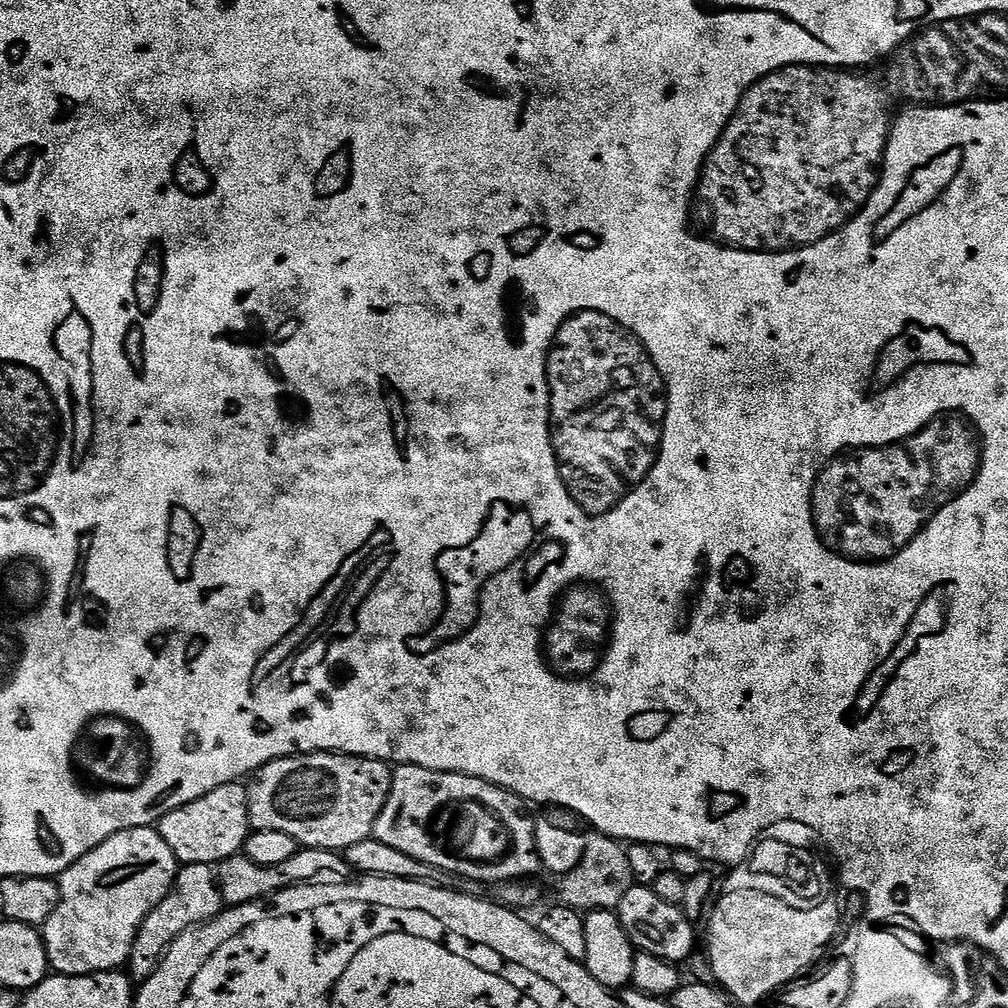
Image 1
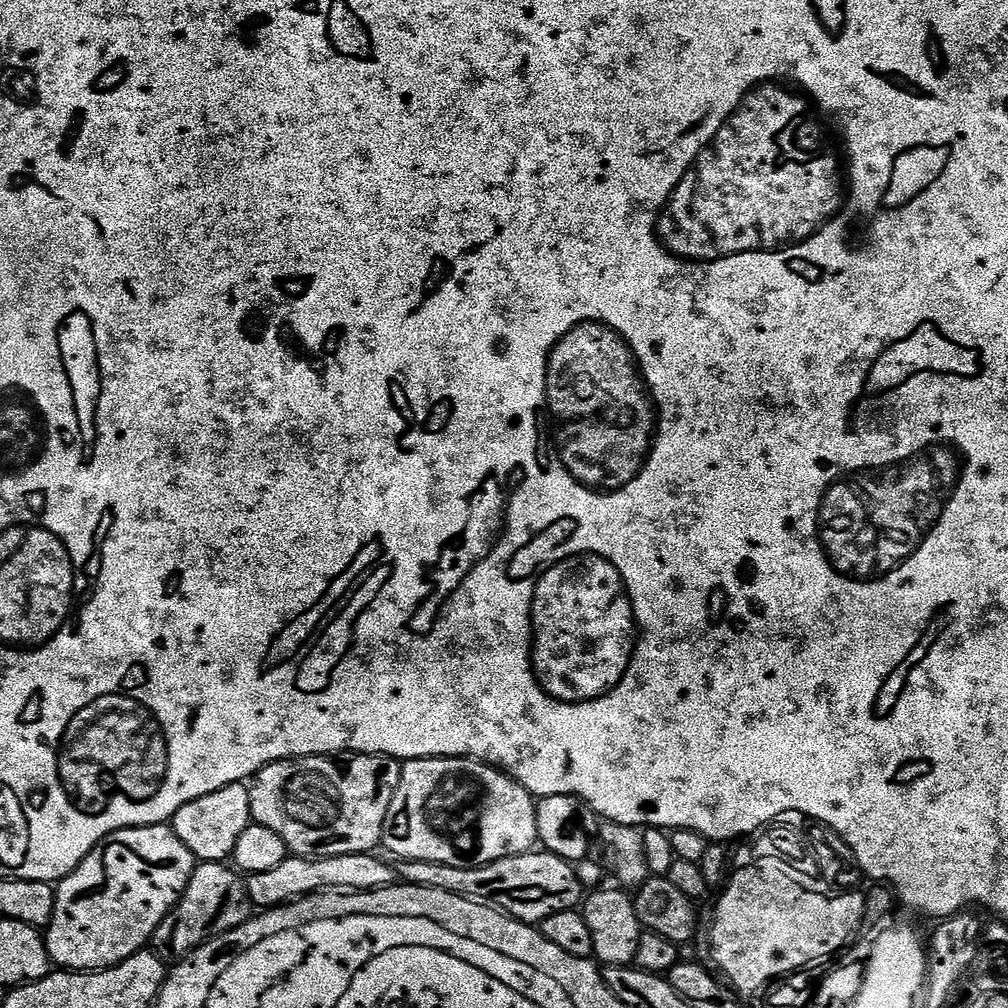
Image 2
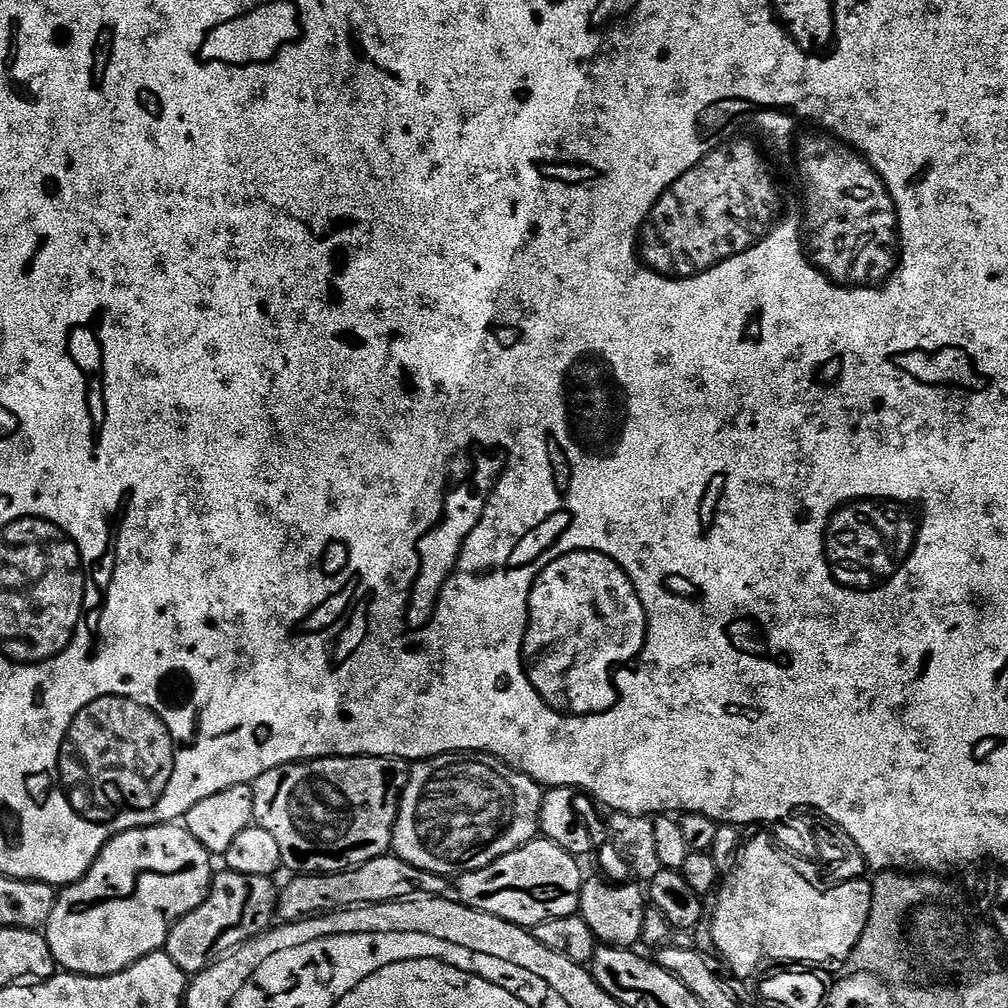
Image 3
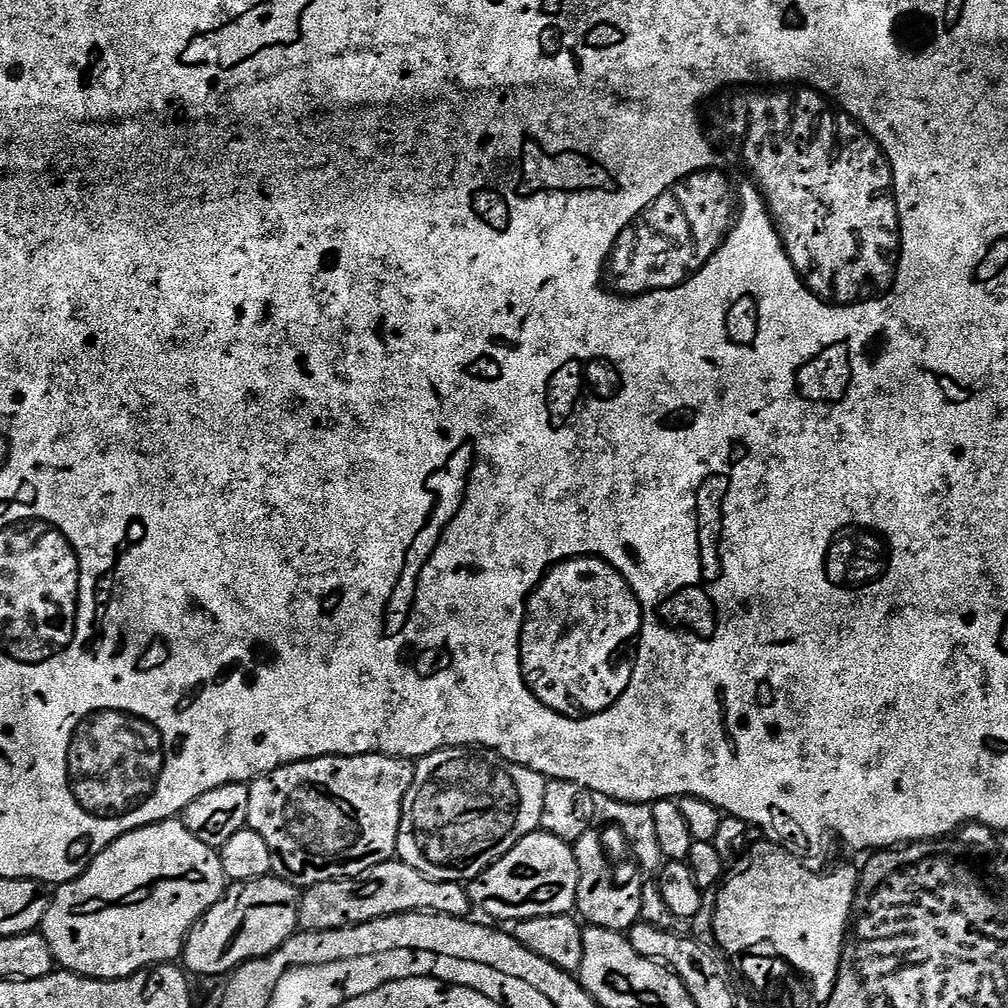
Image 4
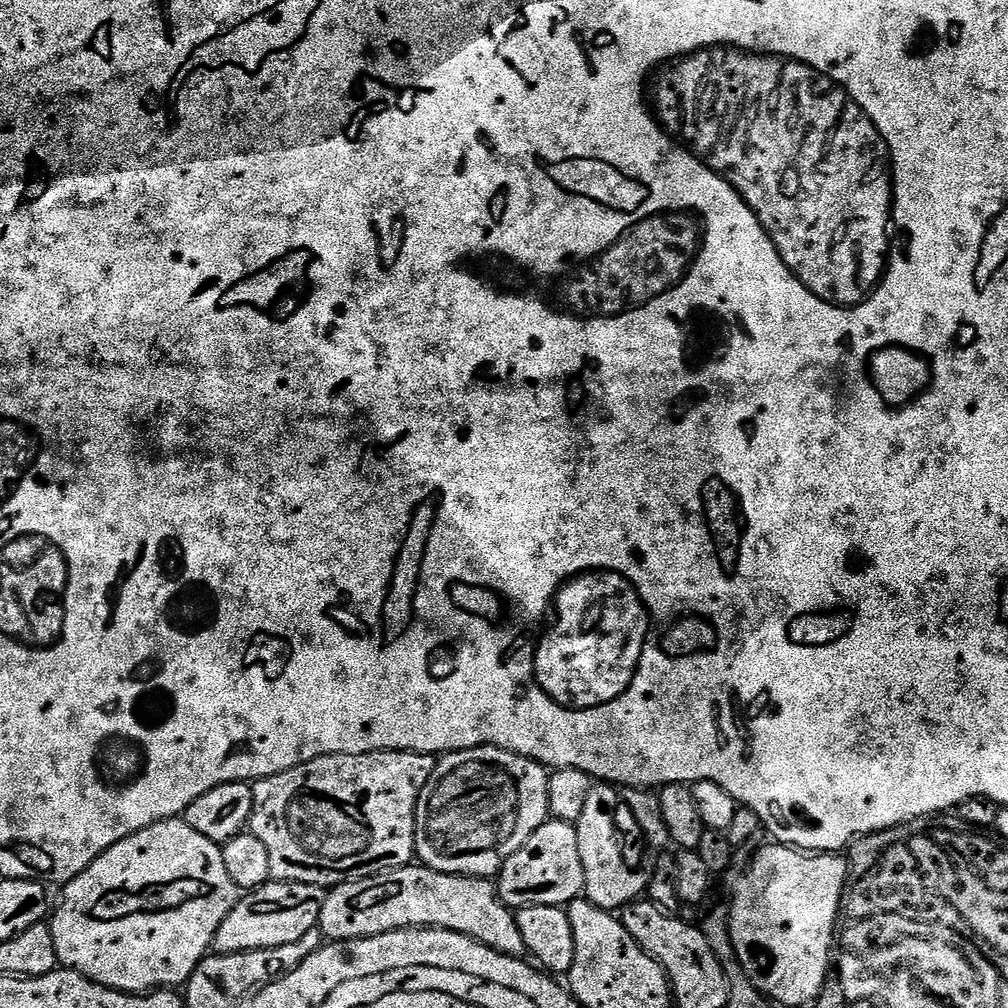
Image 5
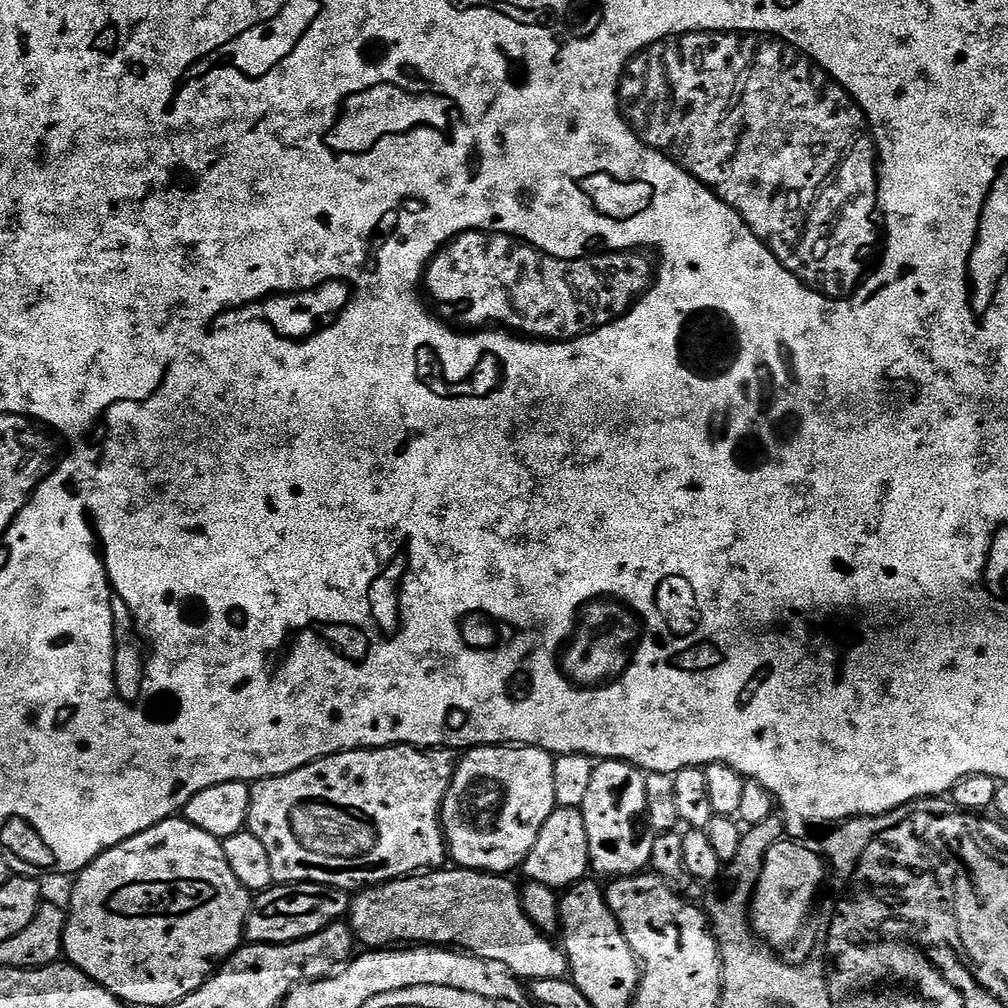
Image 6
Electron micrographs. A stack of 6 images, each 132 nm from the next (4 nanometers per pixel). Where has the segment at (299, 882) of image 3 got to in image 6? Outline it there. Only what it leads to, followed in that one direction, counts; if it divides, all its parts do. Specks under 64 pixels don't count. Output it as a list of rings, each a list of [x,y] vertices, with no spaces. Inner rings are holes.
[[[448,866],[443,870],[428,870],[423,874],[406,876],[403,880],[391,880],[385,884],[378,884],[374,888],[365,888],[353,895],[350,900],[350,907],[346,917],[350,925],[352,935],[357,941],[364,943],[363,947],[368,950],[384,950],[389,946],[451,946],[456,950],[463,950],[465,953],[476,956],[480,960],[498,962],[503,968],[508,969],[513,976],[524,982],[534,980],[562,980],[569,975],[568,958],[559,947],[551,944],[549,937],[536,929],[531,916],[522,910],[522,902],[517,885],[512,885],[507,875],[493,874],[491,872],[475,872],[472,868],[461,868],[459,866]]]

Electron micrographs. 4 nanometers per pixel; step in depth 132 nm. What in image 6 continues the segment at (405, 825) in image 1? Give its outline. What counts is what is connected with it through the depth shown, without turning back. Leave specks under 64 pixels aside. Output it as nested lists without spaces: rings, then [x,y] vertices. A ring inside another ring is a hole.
[[[481,746],[479,748],[469,748],[459,757],[456,773],[446,790],[446,798],[440,807],[440,827],[444,830],[444,840],[448,843],[448,855],[453,865],[461,868],[472,868],[475,872],[491,872],[493,874],[512,874],[512,871],[519,869],[524,860],[534,850],[534,842],[538,842],[538,834],[550,818],[550,814],[555,812],[556,799],[554,798],[554,756],[553,753],[541,748],[526,748],[523,746]]]

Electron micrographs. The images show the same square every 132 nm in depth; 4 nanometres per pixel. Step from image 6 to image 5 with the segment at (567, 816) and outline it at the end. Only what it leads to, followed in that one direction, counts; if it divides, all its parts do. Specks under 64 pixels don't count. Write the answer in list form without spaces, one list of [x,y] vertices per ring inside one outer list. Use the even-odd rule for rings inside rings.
[[[549,819],[500,867],[494,883],[500,900],[515,910],[526,906],[567,906],[584,890],[584,867],[578,855],[575,823]]]

